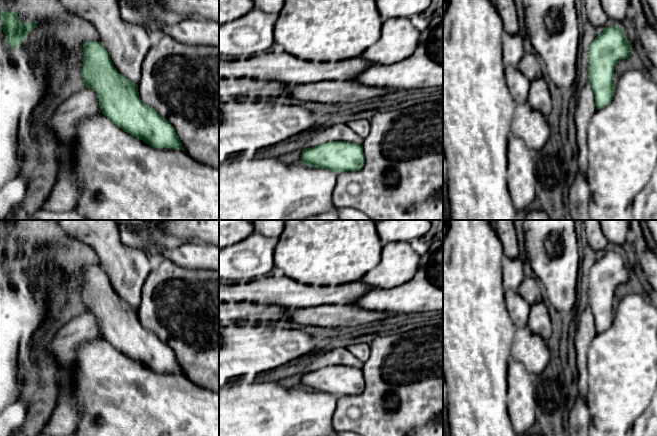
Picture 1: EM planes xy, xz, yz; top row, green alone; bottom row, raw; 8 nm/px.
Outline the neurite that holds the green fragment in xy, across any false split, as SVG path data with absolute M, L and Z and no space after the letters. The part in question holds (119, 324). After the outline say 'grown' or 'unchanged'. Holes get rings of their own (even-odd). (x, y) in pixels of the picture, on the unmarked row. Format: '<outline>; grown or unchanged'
M88 265L83 270L82 303L86 312L91 312L96 316L102 338L123 355L145 365L154 372L172 372L185 375L174 351L160 340L155 333L142 326L138 316L138 309L116 294L109 277L102 267Z; unchanged

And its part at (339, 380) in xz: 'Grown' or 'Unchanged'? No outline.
Unchanged

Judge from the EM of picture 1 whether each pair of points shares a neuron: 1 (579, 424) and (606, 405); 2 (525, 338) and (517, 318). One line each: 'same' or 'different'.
1: different
2: different

